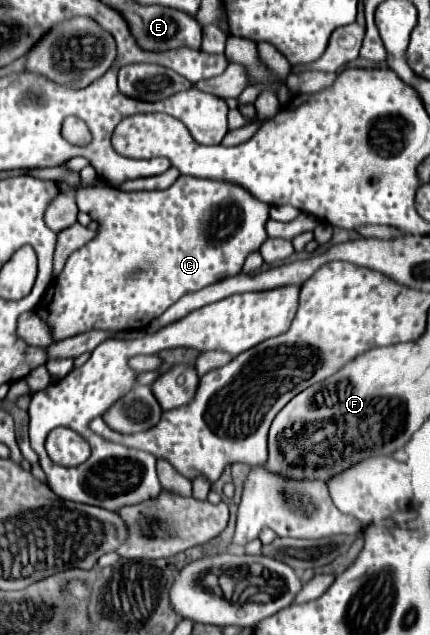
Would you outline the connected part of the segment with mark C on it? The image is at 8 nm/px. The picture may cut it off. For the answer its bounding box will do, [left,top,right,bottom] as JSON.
[36,175,270,341]

